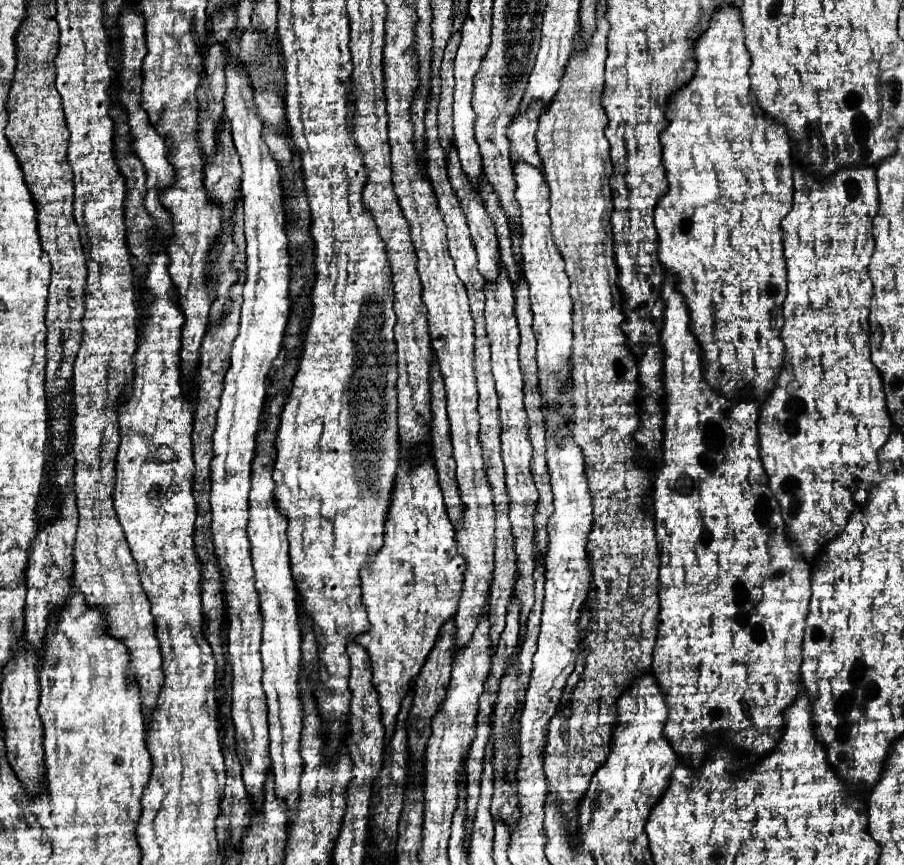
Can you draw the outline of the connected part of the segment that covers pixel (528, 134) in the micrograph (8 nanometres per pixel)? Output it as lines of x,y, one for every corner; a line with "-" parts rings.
536,102
530,106
526,114
520,114
512,120
508,128
508,140
510,140
510,156
512,164
516,162
528,162
532,166
540,166
540,156
536,150
536,128
538,128
538,118
542,114
542,104

